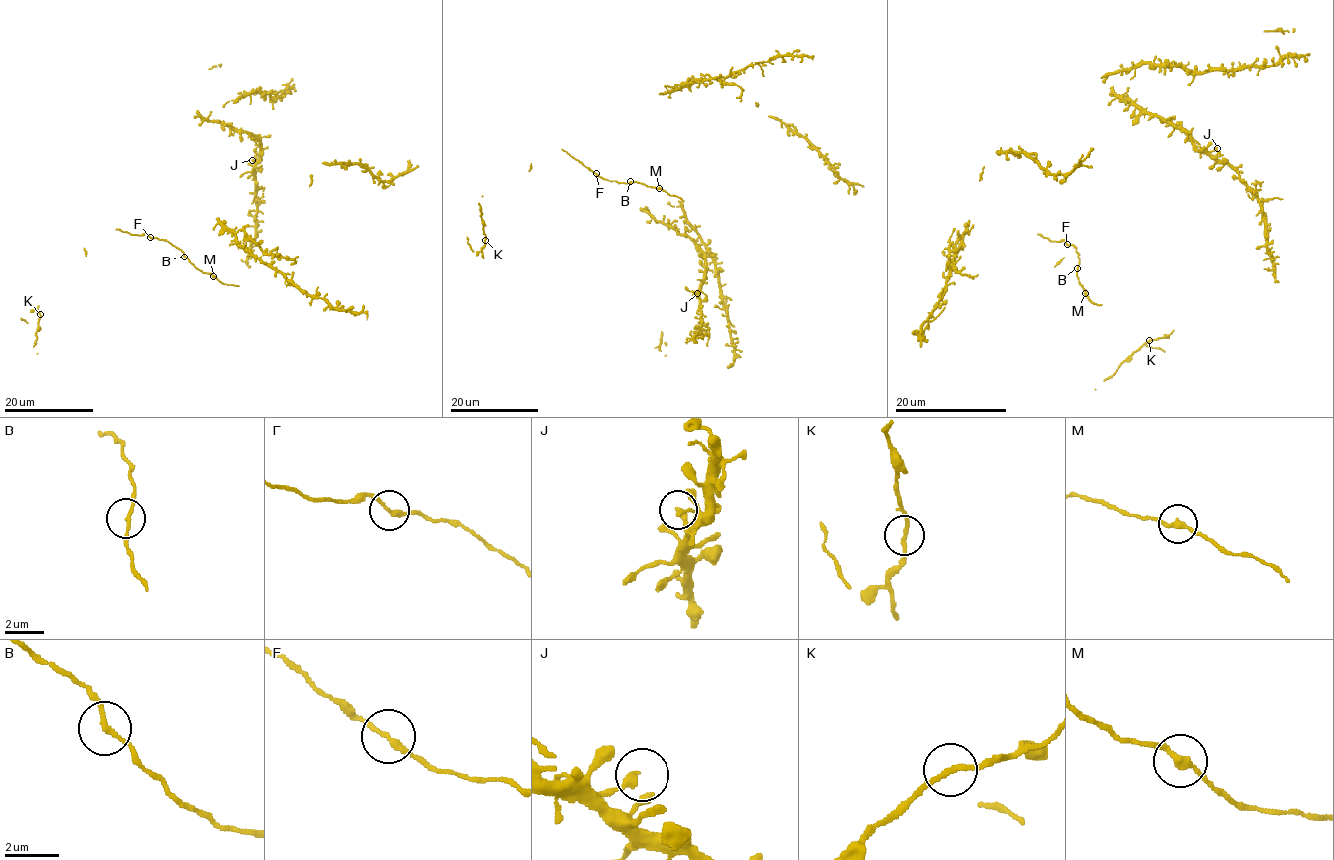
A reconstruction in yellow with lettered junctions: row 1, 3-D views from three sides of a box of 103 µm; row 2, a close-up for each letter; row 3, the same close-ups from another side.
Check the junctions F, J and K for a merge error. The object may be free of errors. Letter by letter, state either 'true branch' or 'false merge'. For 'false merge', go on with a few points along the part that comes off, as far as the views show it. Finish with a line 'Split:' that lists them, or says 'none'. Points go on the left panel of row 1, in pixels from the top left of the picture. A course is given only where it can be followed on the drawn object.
F: true branch
J: true branch
K: true branch
Split: none

